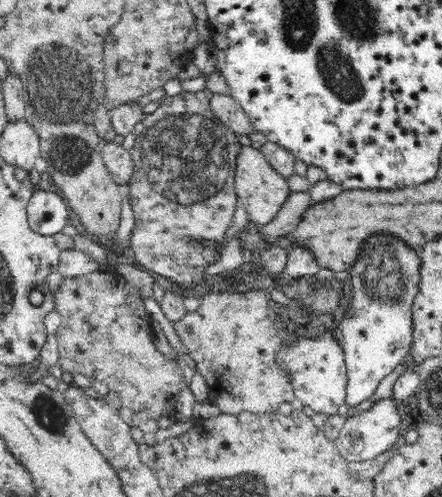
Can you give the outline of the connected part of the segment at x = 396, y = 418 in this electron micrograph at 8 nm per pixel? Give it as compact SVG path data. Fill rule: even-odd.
M387 397L376 401L369 410L361 410L348 418L334 444L340 455L348 462L362 462L392 450L400 438L401 428L402 414L398 408L398 402L395 402L393 397Z

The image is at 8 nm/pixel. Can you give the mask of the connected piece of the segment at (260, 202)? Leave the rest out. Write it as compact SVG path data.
M250 145L242 146L237 158L235 193L243 206L243 218L259 228L275 219L292 192L288 189L288 181L266 160L261 149Z

